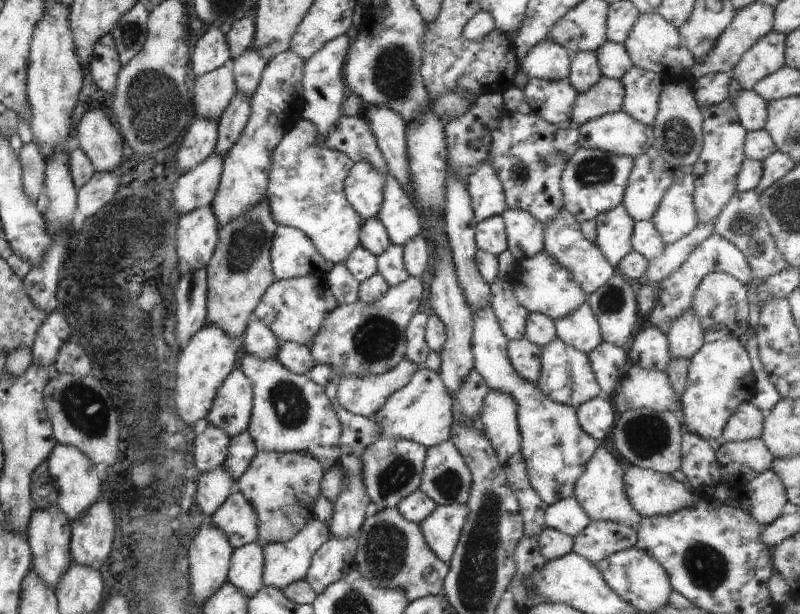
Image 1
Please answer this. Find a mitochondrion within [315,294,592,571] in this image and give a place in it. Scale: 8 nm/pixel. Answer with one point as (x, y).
(375, 340)

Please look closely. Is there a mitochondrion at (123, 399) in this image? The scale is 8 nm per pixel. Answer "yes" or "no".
yes

